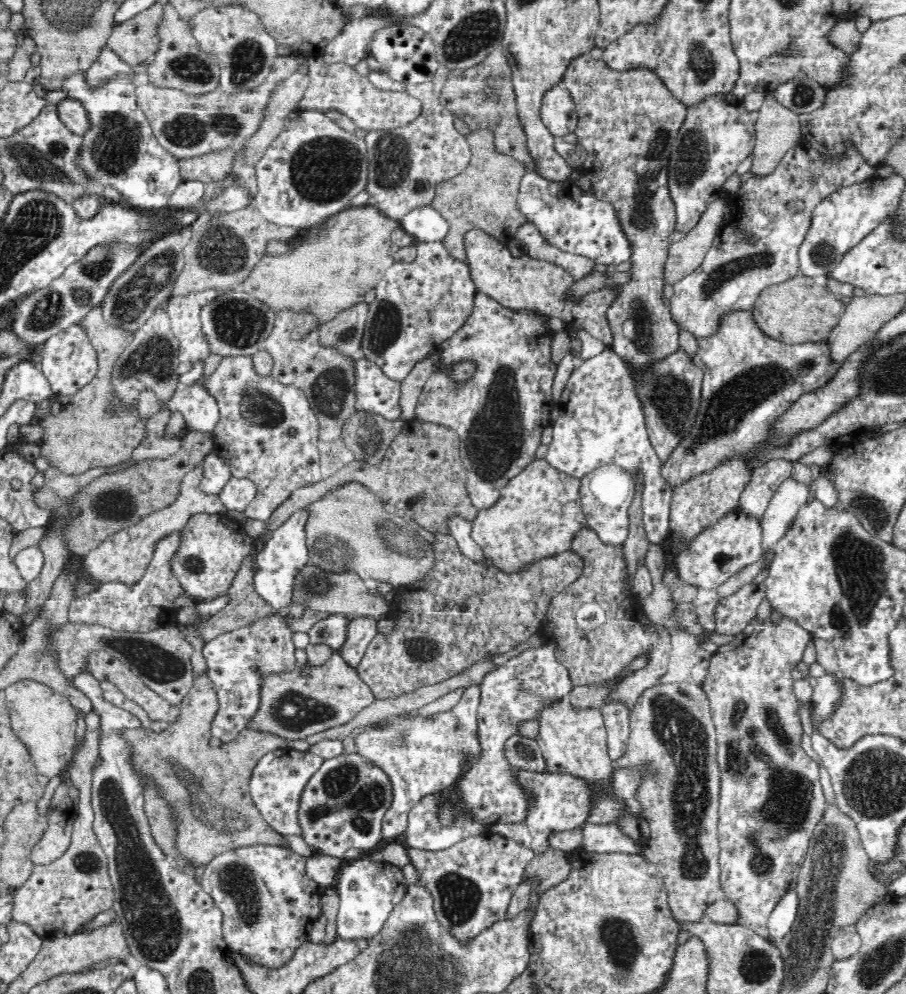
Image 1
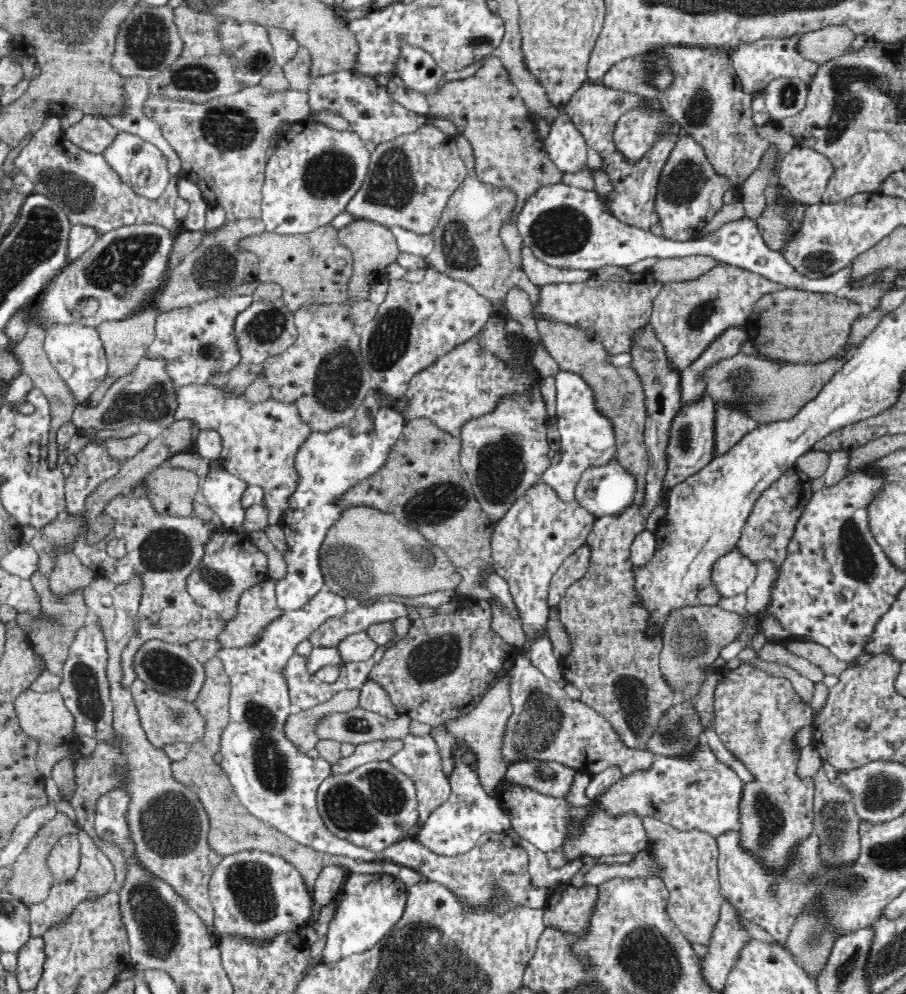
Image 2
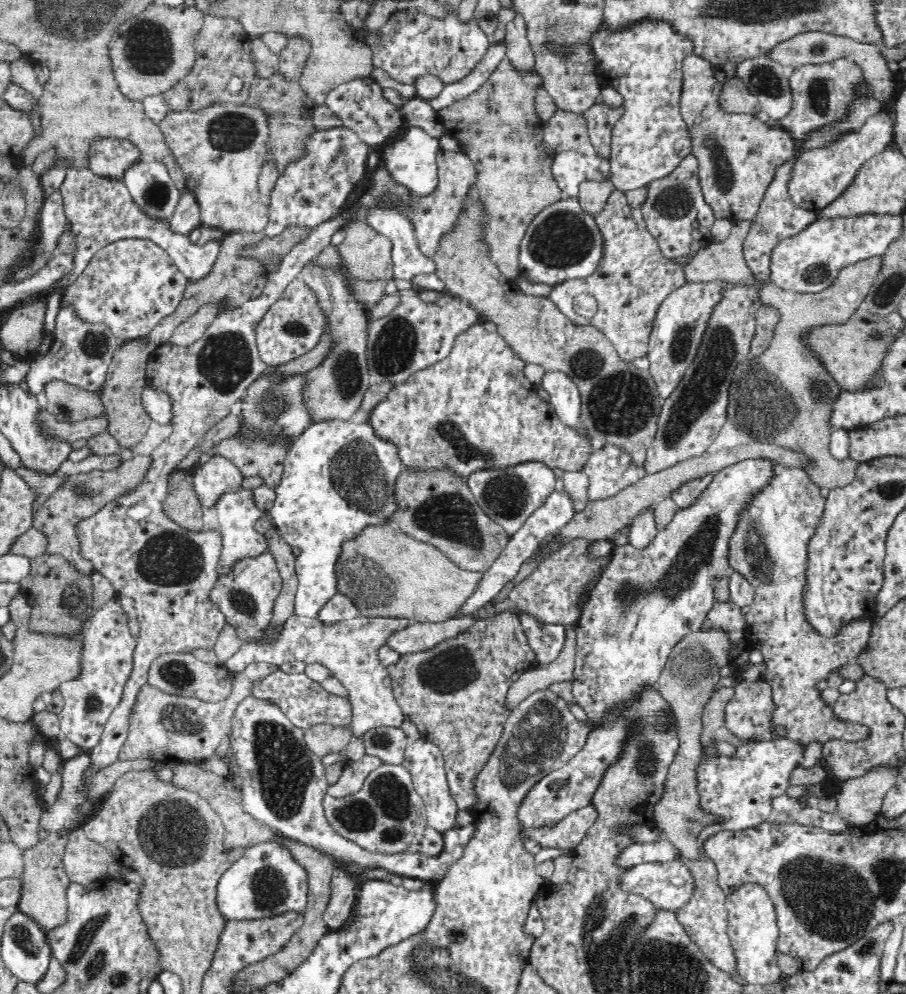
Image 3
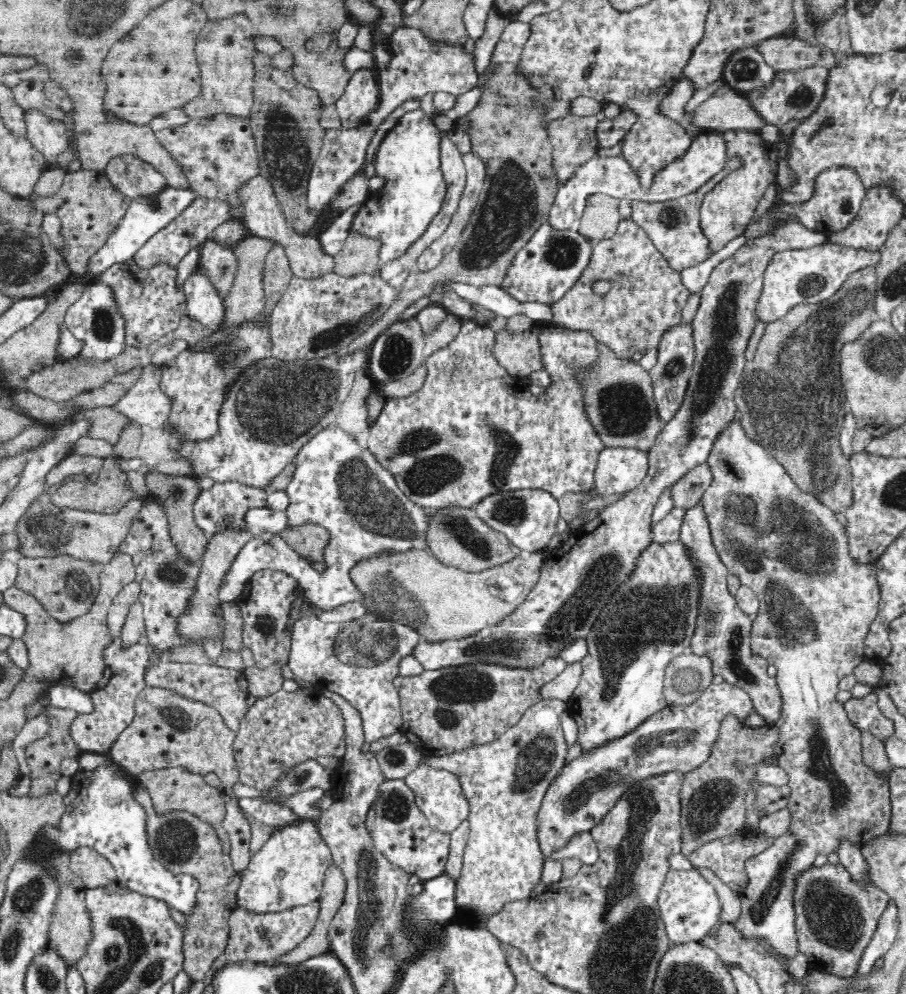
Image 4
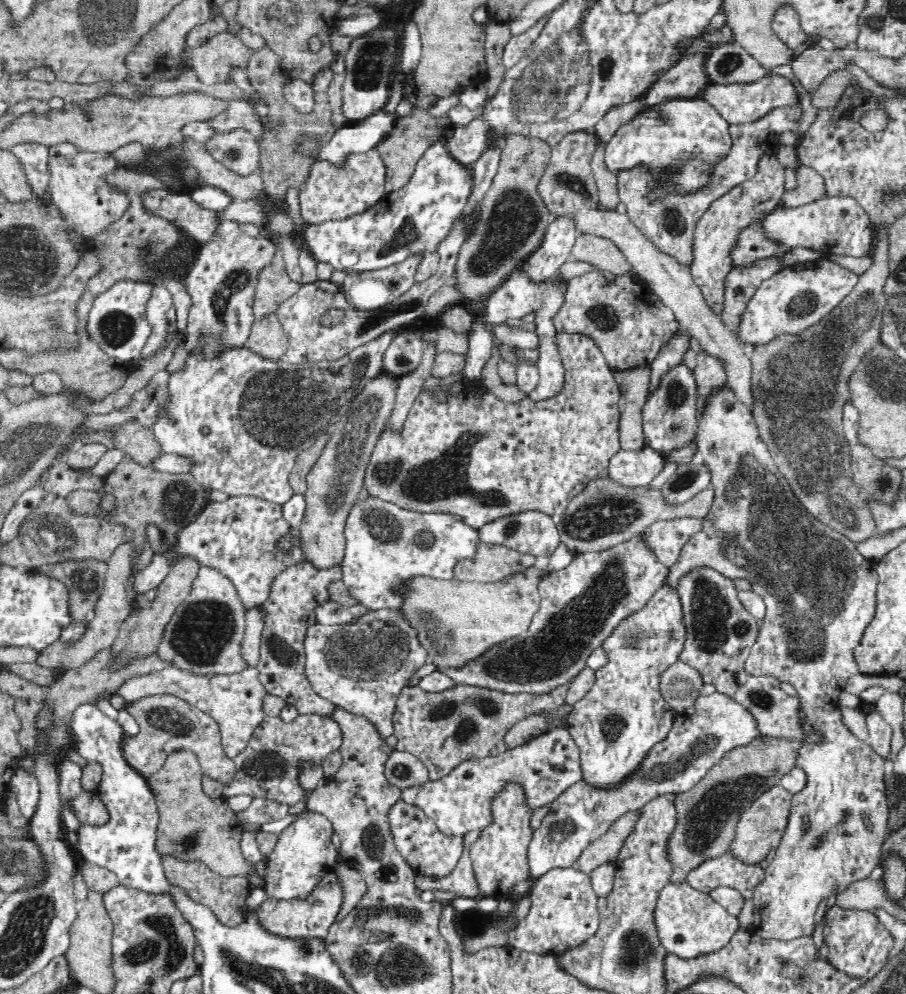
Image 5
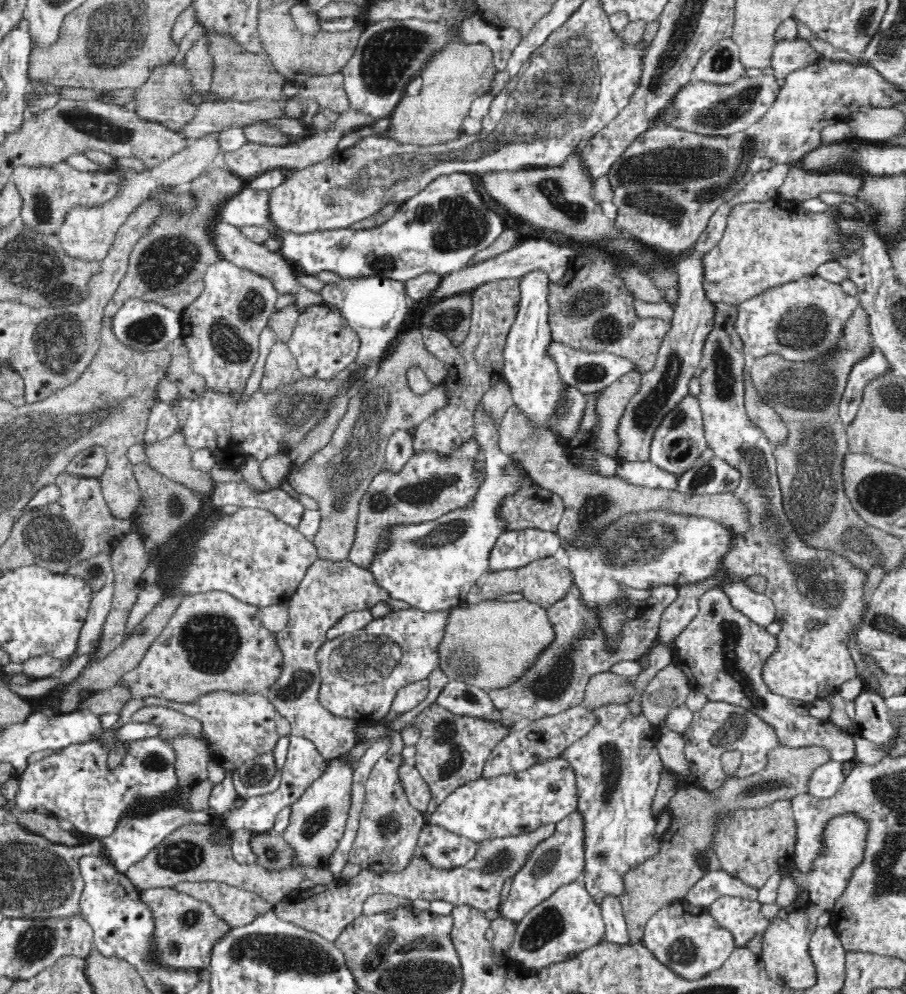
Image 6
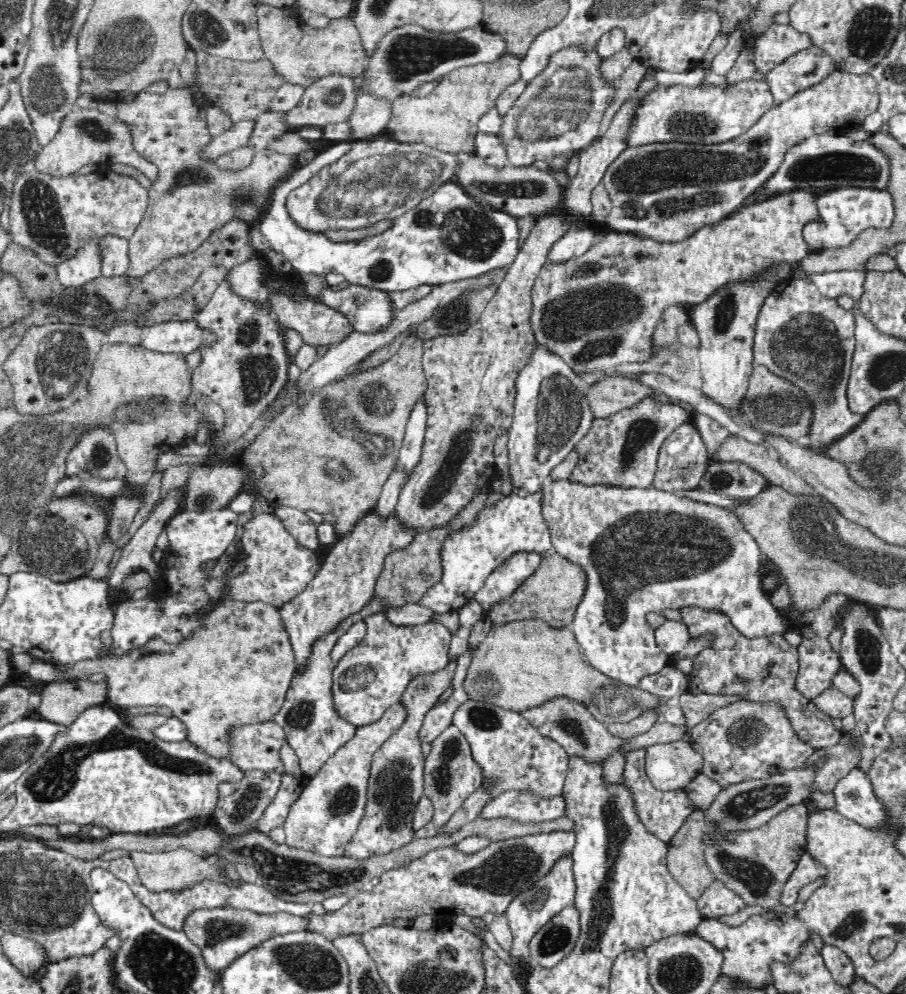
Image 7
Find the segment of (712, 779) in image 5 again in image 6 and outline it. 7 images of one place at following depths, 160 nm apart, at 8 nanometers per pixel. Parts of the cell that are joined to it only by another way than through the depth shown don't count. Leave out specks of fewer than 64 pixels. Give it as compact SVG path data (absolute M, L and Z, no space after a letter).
M781 744L768 752L764 770L754 772L746 778L736 778L741 753L738 750L727 751L721 756L726 780L720 789L708 794L690 788L678 790L669 800L671 823L662 836L660 850L646 862L630 868L624 874L624 894L620 899L626 929L632 942L636 943L643 937L647 920L664 904L685 898L690 885L698 882L704 874L720 869L718 857L713 852L713 832L720 819L731 815L738 808L760 808L777 800L792 800L800 794L808 793L806 782L810 774L818 766L832 760L830 751L824 747L790 748Z

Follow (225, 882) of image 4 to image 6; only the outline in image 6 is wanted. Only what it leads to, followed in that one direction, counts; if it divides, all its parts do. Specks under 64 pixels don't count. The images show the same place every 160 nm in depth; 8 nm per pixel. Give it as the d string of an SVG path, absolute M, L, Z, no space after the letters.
M215 880L178 882L174 889L208 903L218 917L233 927L244 926L254 919L256 912L273 908L273 904L259 894Z

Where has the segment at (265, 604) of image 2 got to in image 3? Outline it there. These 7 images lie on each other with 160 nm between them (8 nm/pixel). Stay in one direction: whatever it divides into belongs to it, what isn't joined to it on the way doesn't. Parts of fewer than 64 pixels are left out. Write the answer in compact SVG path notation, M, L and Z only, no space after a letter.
M292 614L290 618L286 618L278 634L273 634L273 623L268 623L263 628L262 638L247 639L246 643L243 642L239 652L234 654L225 666L232 673L242 672L253 661L273 664L276 668L294 661L326 666L331 676L336 677L348 691L348 699L352 705L350 727L353 730L353 739L358 739L374 728L398 728L405 720L392 692L390 675L386 672L385 666L376 660L376 648L387 645L388 636L392 636L398 630L404 630L408 622L406 618L393 616L357 616L350 620L325 623L318 618Z

